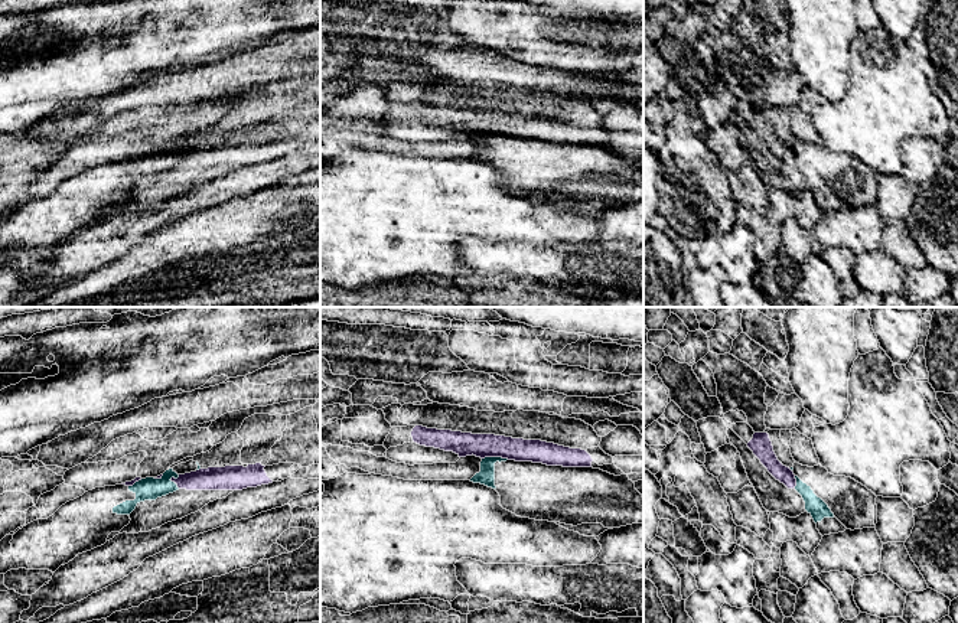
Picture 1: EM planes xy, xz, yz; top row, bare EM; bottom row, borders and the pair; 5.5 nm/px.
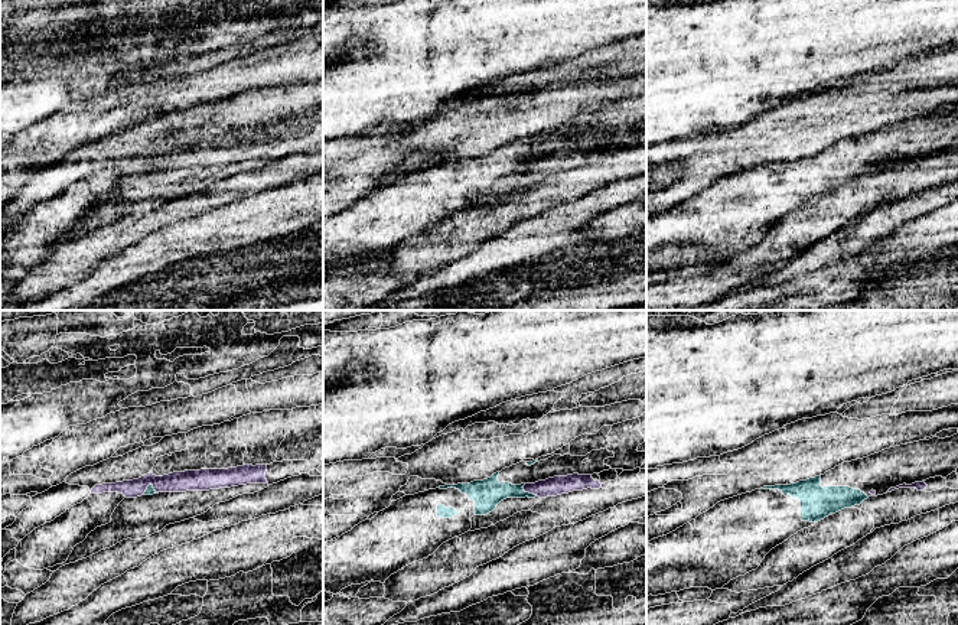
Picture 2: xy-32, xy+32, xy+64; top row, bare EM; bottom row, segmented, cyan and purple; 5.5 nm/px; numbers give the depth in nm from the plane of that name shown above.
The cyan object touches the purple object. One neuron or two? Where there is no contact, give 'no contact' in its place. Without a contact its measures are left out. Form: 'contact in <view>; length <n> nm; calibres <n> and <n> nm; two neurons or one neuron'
contact in xz; length 150 nm; calibres 100 and 130 nm; two neurons

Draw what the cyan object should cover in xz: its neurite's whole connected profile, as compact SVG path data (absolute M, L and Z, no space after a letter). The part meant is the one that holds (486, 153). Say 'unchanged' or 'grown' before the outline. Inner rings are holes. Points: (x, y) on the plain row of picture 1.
grown; M485 134L480 149L470 159L495 166L501 183L517 193L566 202L602 200L620 205L643 199L643 173L628 151L615 153L593 144L547 143L532 138L515 138L502 134Z

